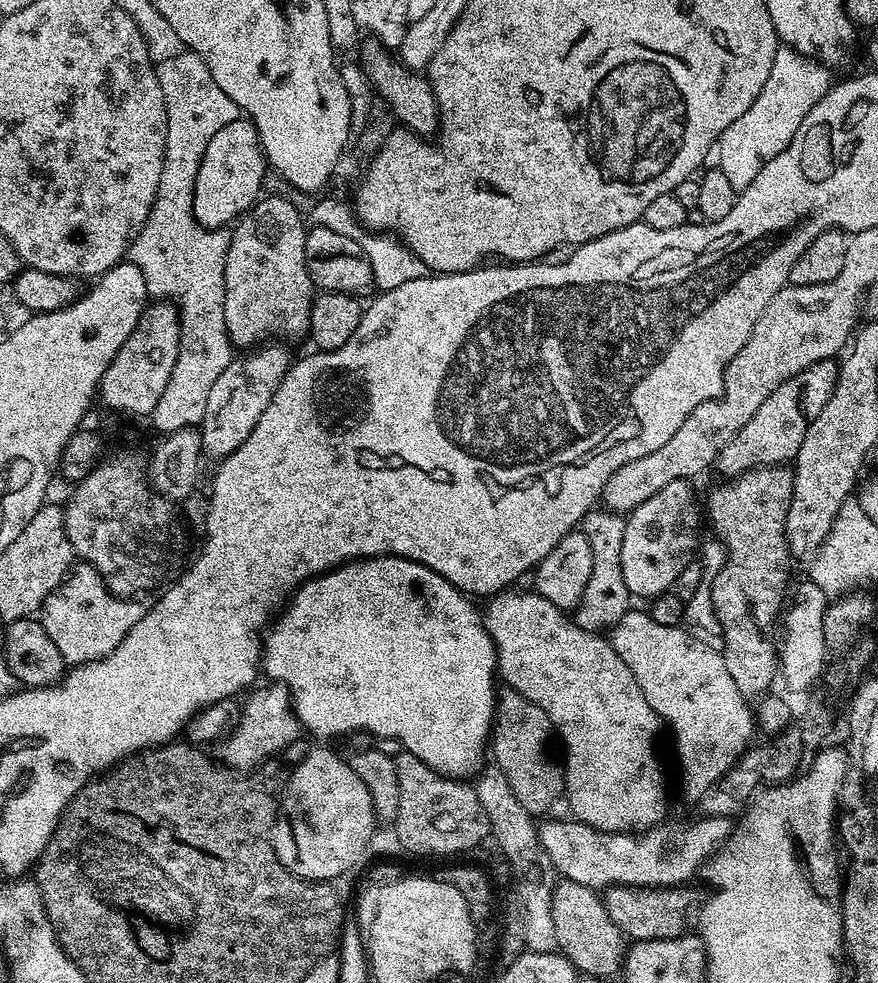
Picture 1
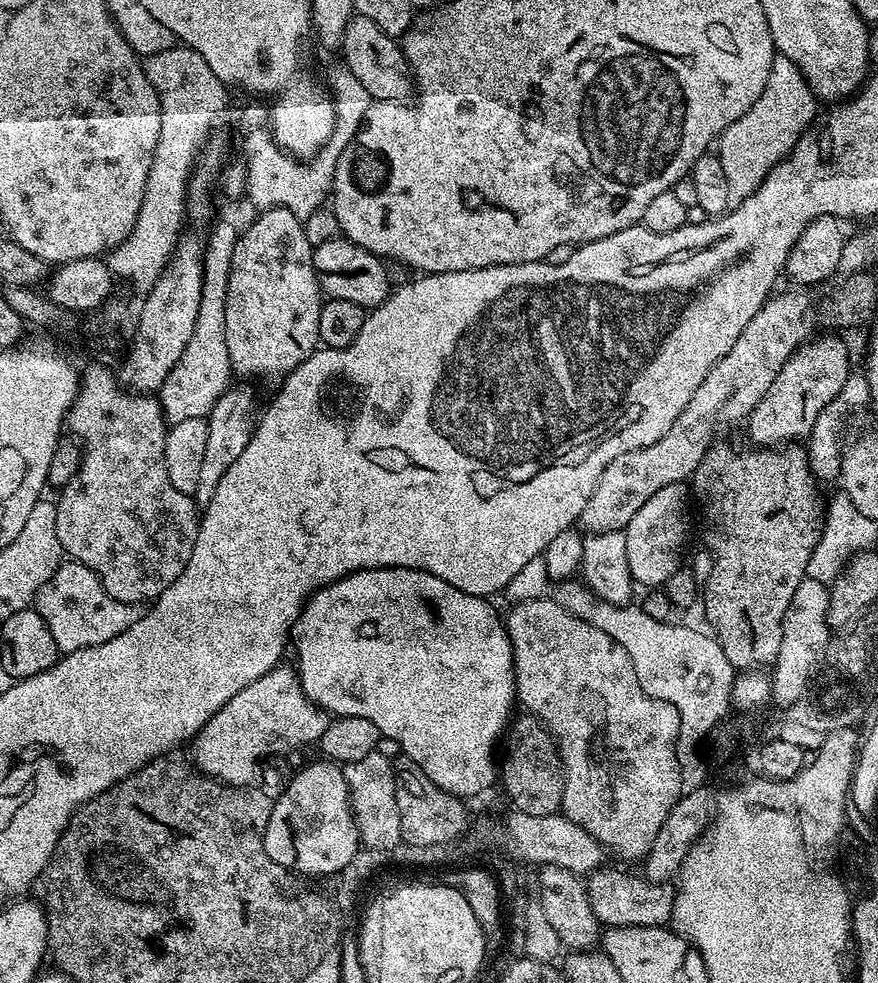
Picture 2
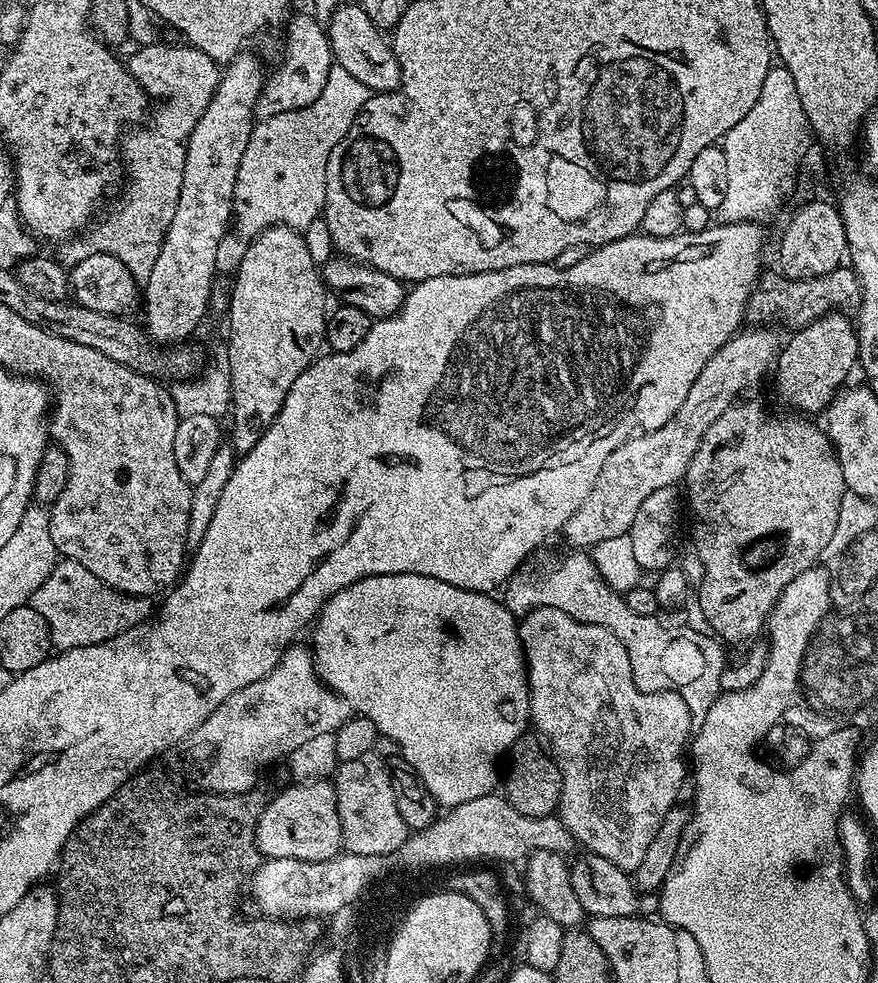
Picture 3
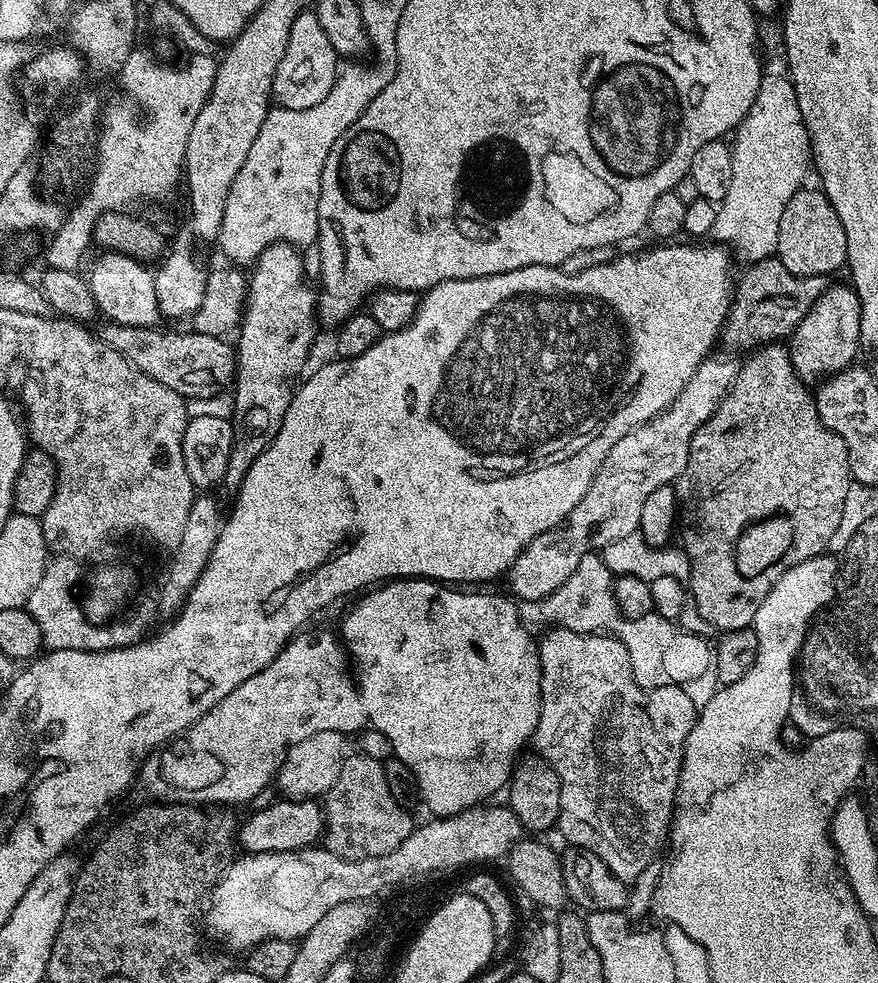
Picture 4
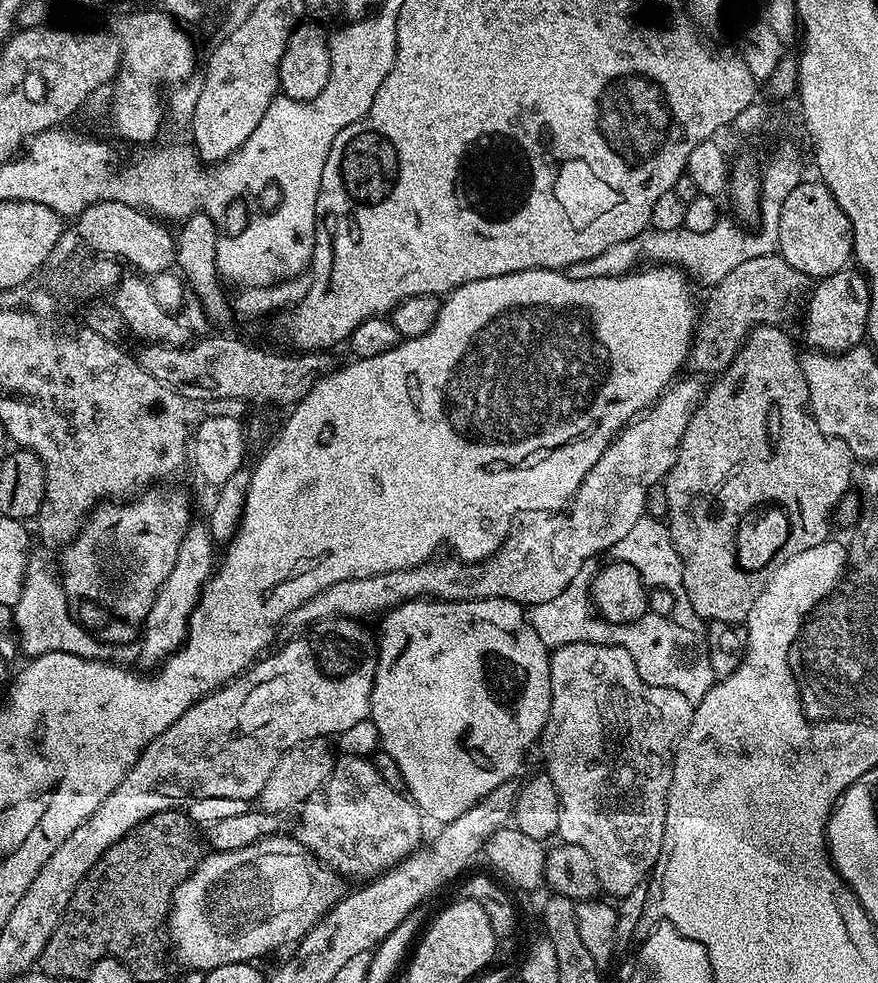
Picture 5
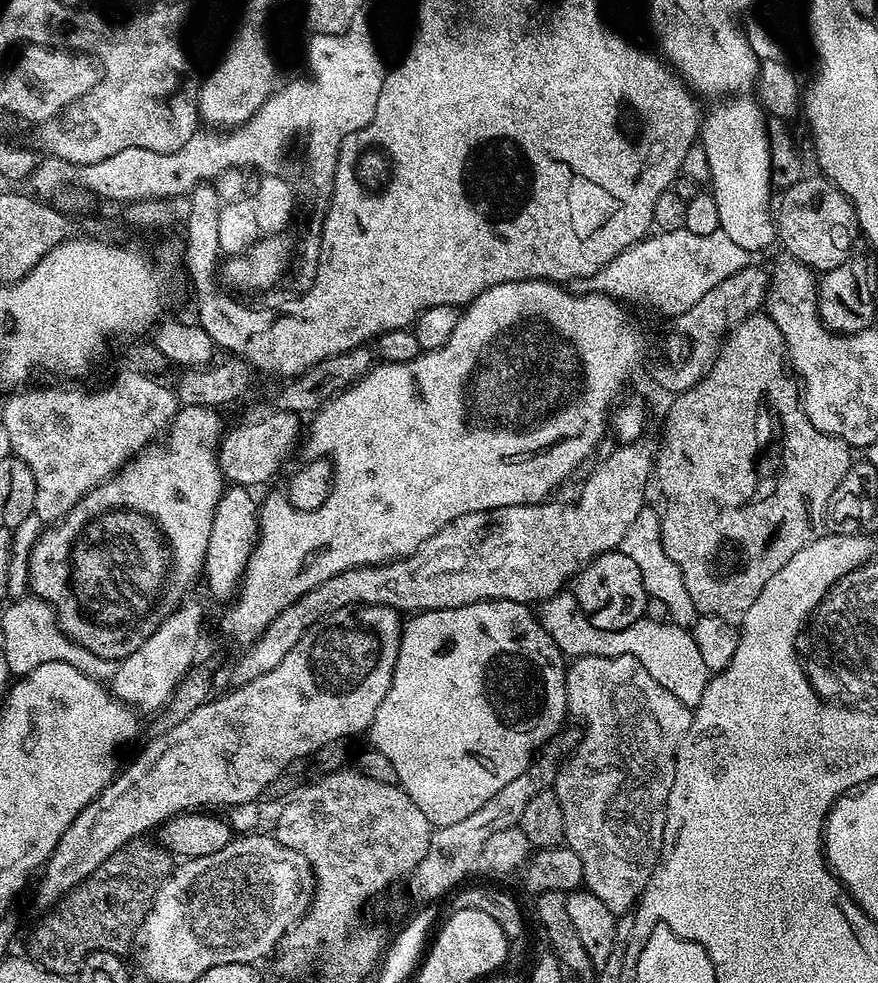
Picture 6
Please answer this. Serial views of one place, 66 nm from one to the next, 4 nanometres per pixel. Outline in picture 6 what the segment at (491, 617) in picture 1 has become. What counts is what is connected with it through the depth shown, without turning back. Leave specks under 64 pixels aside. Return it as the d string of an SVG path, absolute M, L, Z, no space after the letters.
M577 656L566 668L566 694L568 695L568 711L574 717L588 716L588 721L582 724L582 735L578 746L571 756L563 761L560 773L554 785L558 802L562 806L562 822L564 823L564 844L572 848L582 858L584 874L583 887L600 899L616 917L624 913L631 913L635 909L644 887L650 882L652 872L660 863L660 849L664 847L664 811L670 798L670 786L674 786L674 766L676 765L676 751L682 738L690 730L692 712L666 686L658 686L650 674L646 674L646 666L638 662L633 656Z

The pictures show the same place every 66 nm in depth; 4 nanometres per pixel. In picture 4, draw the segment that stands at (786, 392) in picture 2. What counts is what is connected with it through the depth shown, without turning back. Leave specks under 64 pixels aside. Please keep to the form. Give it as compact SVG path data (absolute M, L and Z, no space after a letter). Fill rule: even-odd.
M833 283L810 306L806 318L798 322L798 326L792 331L786 347L792 365L797 376L804 382L810 380L819 381L827 378L833 372L840 372L849 367L856 356L856 352L861 351L860 346L860 299L855 288L847 283ZM845 284L845 285L844 285ZM820 376L820 377L819 377Z

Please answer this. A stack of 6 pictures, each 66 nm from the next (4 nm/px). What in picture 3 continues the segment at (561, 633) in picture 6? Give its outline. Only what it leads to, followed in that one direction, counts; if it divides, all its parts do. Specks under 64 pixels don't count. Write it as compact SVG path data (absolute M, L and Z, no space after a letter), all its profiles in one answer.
M584 550L576 551L580 552L570 553L549 576L536 576L532 580L532 576L527 570L515 572L502 589L502 603L517 618L523 618L526 614L530 614L533 608L554 606L554 610L562 610L562 614L570 614L570 618L574 618L579 624L593 624L610 630L610 634L614 634L614 638L618 638L618 642L622 642L622 646L626 646L626 654L630 654L632 677L638 690L643 692L677 692L692 711L693 717L703 718L721 693L720 679L726 663L726 652L720 649L722 647L721 641L713 638L707 631L704 631L705 633L698 632L699 630L693 630L687 626L671 628L670 625L660 621L659 615L634 614L634 610L630 610L627 599L610 586L606 586L606 582L600 577L594 566L591 555Z

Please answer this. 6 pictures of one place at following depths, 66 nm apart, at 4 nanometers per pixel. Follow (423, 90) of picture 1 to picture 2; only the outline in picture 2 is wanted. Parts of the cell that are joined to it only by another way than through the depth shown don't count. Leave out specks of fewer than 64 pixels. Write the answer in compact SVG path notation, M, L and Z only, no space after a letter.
M359 14L353 15L345 28L345 36L342 38L339 51L342 55L344 54L343 67L348 68L350 74L354 74L354 78L358 78L358 82L362 82L362 86L366 86L366 90L372 95L373 100L399 100L404 102L413 95L414 77L412 67L409 66L408 60L404 57L403 47L396 38L384 33L370 18Z

